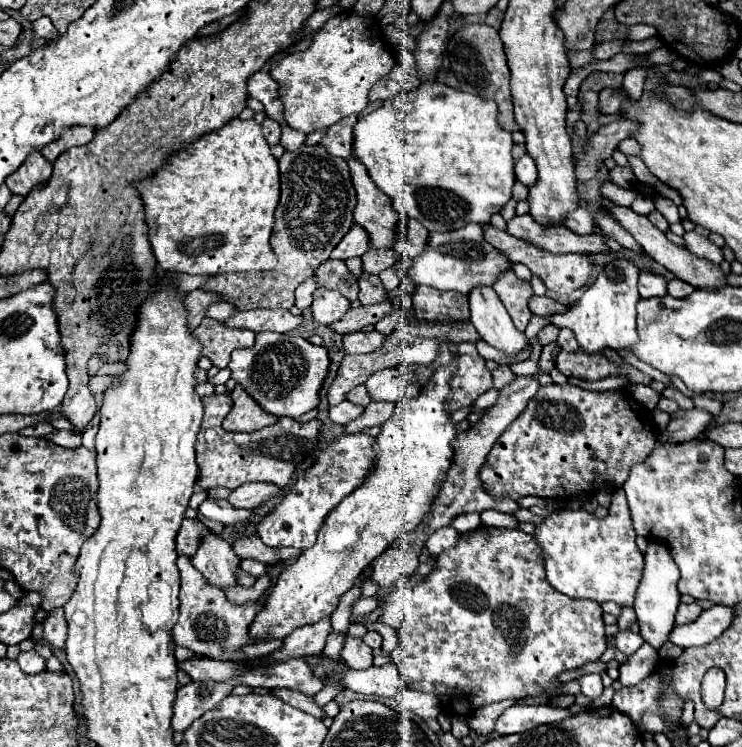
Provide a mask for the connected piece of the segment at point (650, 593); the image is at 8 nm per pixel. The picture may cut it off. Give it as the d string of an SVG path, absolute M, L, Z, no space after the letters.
M649 543L649 549L645 553L645 571L643 571L641 585L637 589L633 609L637 613L641 637L647 643L651 643L655 649L659 649L667 641L669 631L675 627L675 611L680 604L681 596L677 591L677 581L679 581L679 569L671 559L669 549L661 543Z

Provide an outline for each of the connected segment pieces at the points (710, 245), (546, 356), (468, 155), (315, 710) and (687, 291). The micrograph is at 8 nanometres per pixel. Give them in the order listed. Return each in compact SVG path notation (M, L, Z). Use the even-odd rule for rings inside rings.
M689 231L689 233L683 235L683 239L685 239L685 247L693 255L697 255L701 259L707 259L711 263L721 263L723 261L723 251L713 241L709 241L707 237L703 237L695 231Z
M551 343L551 345L545 345L545 347L543 347L543 351L541 351L541 359L539 359L539 365L541 365L543 371L553 369L557 353L559 353L559 345L557 345L557 343Z
M427 81L427 83L421 83L417 89L413 91L405 91L401 95L395 95L393 99L387 99L383 103L383 107L379 107L377 111L361 117L355 127L353 127L353 137L355 137L355 143L353 143L353 155L359 157L363 161L363 165L367 167L373 183L391 197L395 209L405 215L405 217L411 217L411 219L417 219L421 225L425 225L427 231L455 231L463 225L467 225L469 221L475 221L475 223L489 223L491 215L493 213L499 213L501 207L511 199L511 187L515 183L515 163L513 163L513 155L511 155L511 149L513 149L513 139L511 139L511 133L505 131L499 123L499 109L497 109L497 103L489 101L489 99L481 99L479 95L473 95L473 93L463 93L463 91L457 91L453 87L447 87L443 83L437 83L437 81Z
M273 689L271 693L275 697L279 697L281 701L285 701L285 703L289 703L289 705L293 705L293 707L297 707L297 709L301 709L301 711L313 715L313 717L319 717L319 719L323 717L323 709L317 707L311 697L307 697L307 695L299 693L299 691L293 691L293 689Z
M671 279L667 289L669 289L669 295L673 295L673 297L689 297L695 291L693 285L689 285L689 283L681 281L681 279Z

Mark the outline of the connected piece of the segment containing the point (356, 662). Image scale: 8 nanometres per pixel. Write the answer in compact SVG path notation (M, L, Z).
M347 637L345 647L341 651L341 659L351 669L367 669L373 665L373 649L365 647L365 643L357 637Z

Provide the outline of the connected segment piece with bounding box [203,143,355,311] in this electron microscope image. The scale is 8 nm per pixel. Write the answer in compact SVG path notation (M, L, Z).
M301 145L297 151L287 151L279 159L281 171L281 199L275 211L275 227L271 235L271 247L277 253L277 267L267 273L221 273L211 277L203 289L217 291L223 295L223 301L233 303L239 311L247 309L291 309L295 305L295 289L313 277L313 271L319 263L323 263L337 243L345 237L345 233L353 225L353 207L355 207L355 189L349 177L349 167L345 159L329 155L323 147L317 145Z

